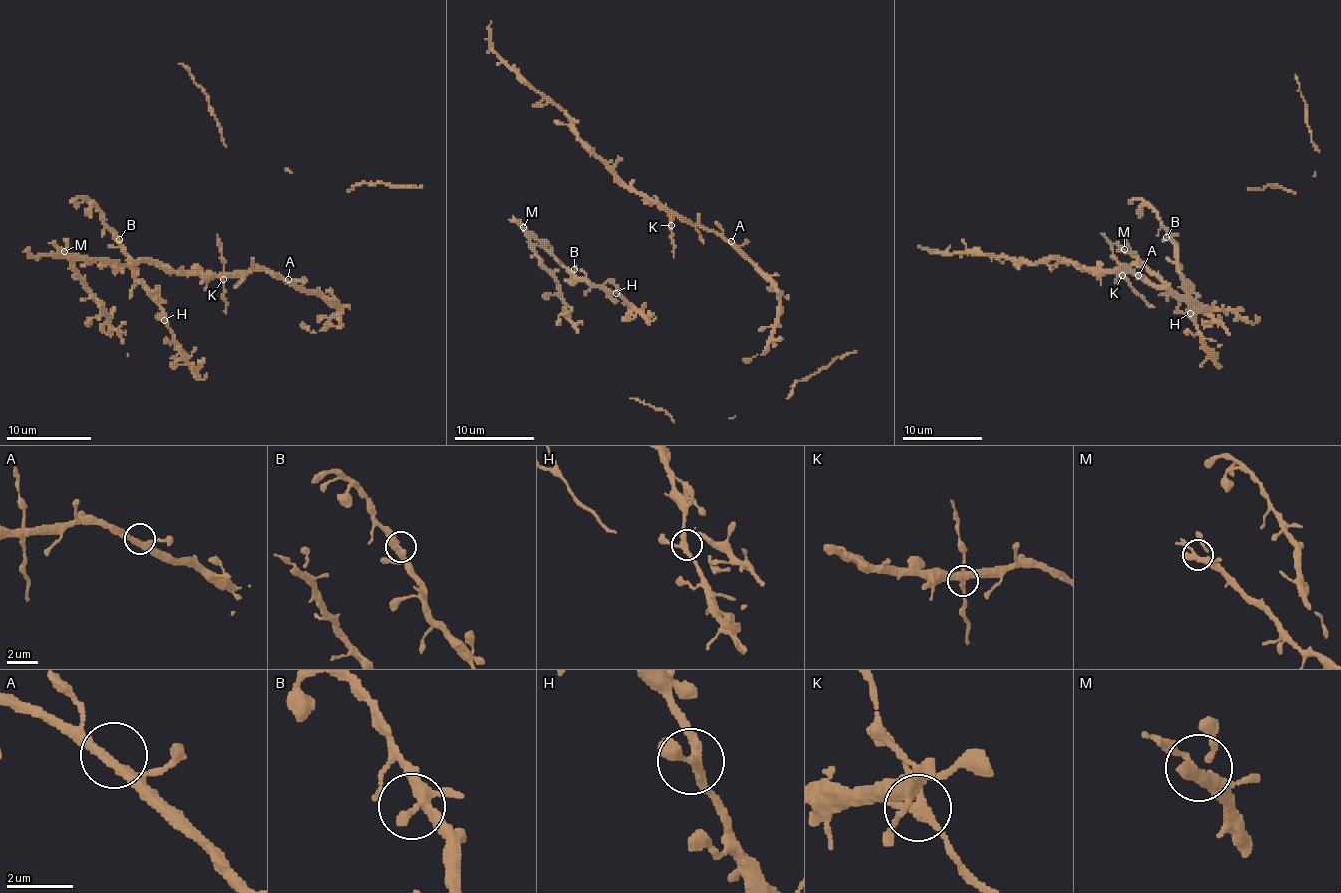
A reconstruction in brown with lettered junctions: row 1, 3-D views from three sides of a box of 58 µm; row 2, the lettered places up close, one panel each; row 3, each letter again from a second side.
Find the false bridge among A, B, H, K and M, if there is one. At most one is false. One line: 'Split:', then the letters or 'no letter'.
Split: K

